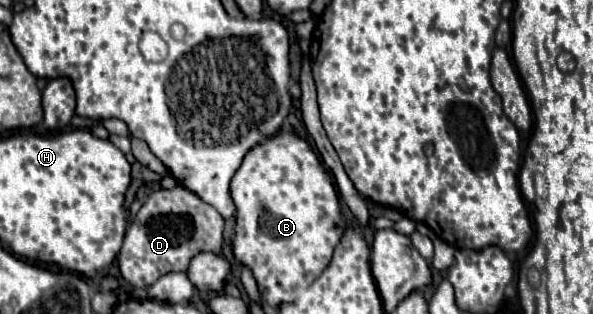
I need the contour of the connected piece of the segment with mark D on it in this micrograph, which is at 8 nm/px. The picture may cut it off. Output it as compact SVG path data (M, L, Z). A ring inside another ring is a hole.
M175 186L173 190L157 190L153 192L145 204L139 208L135 220L129 224L121 252L117 256L121 276L131 284L141 288L151 286L161 270L169 272L185 272L189 260L205 250L221 250L223 248L223 218L209 204L201 202L193 192L183 186Z

